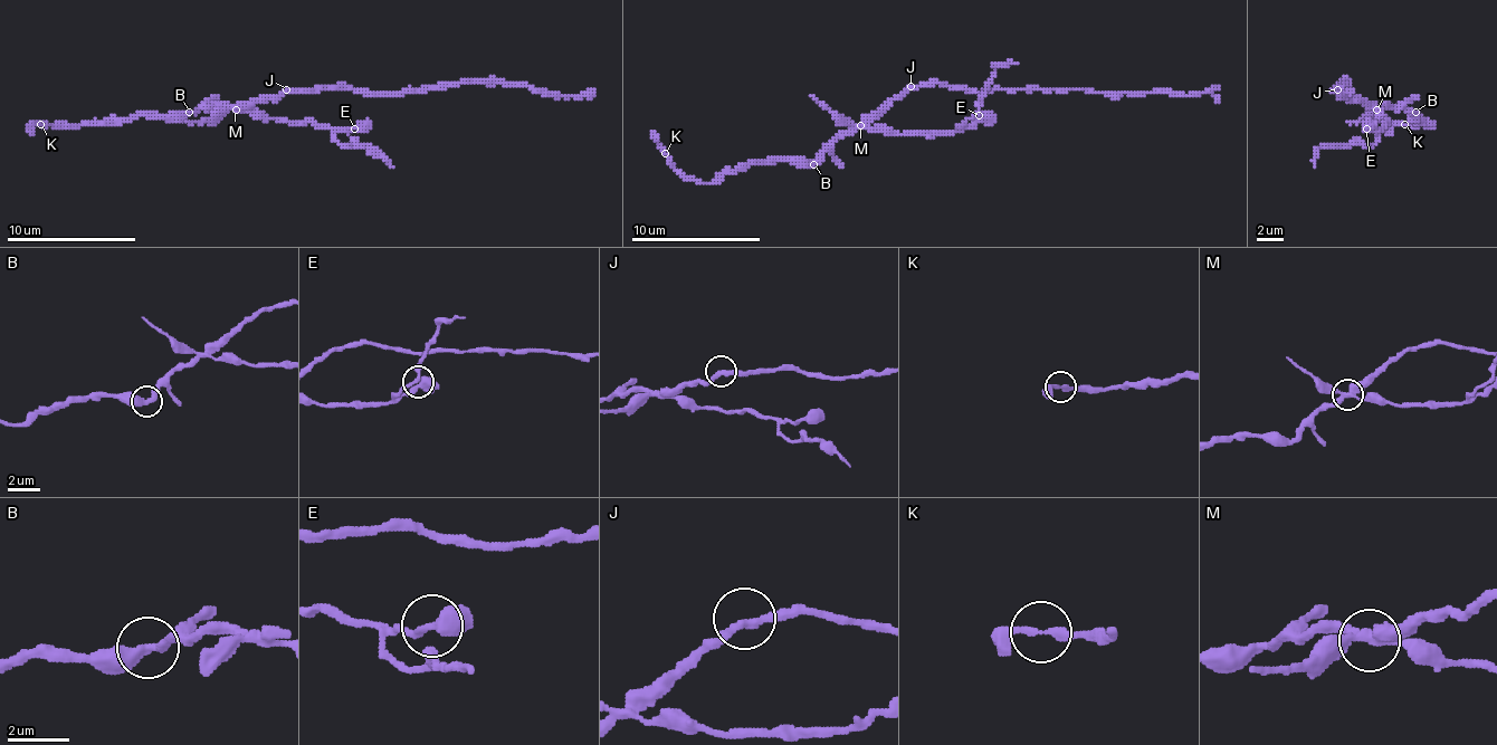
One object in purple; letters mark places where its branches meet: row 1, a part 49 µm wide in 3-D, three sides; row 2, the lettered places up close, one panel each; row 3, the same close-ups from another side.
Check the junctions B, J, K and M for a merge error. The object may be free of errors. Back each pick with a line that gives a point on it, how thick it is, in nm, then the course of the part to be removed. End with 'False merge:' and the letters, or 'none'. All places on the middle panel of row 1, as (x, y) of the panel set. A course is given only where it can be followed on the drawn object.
M: at (860, 125); 360 nm thick; foreign part runs (859, 125), (888, 129), (895, 134), (950, 134), (979, 108), (992, 73), (1018, 64)
False merge: M

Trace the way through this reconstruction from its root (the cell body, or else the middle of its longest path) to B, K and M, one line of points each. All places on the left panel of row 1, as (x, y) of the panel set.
B: (286, 93), (189, 112)
K: (286, 93), (235, 105), (199, 105), (192, 112), (131, 115), (85, 125), (40, 125)
M: (286, 93), (241, 102), (235, 108)

